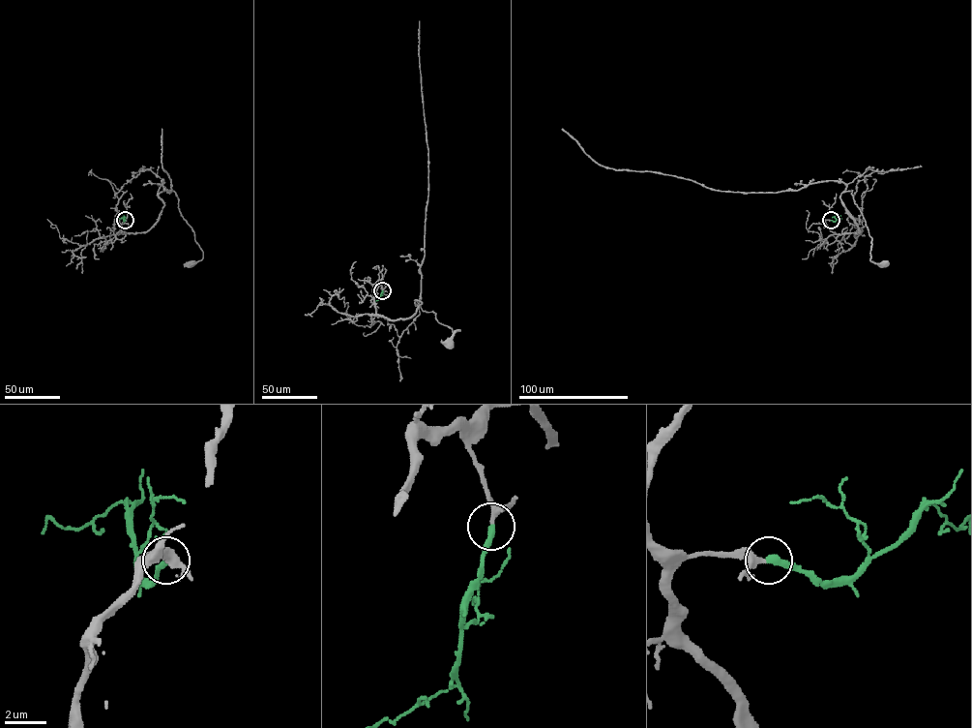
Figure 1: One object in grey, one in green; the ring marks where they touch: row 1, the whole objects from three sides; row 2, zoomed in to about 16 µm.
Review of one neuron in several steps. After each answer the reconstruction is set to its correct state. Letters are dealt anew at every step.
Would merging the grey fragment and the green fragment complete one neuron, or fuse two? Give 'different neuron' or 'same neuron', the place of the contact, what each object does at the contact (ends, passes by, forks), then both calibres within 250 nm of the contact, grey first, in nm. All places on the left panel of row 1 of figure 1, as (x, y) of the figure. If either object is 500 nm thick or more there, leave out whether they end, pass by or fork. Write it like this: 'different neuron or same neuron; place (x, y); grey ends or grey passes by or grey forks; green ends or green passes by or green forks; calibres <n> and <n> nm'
same neuron; place (125, 220); grey passes by; green ends; calibres 260 and 320 nm

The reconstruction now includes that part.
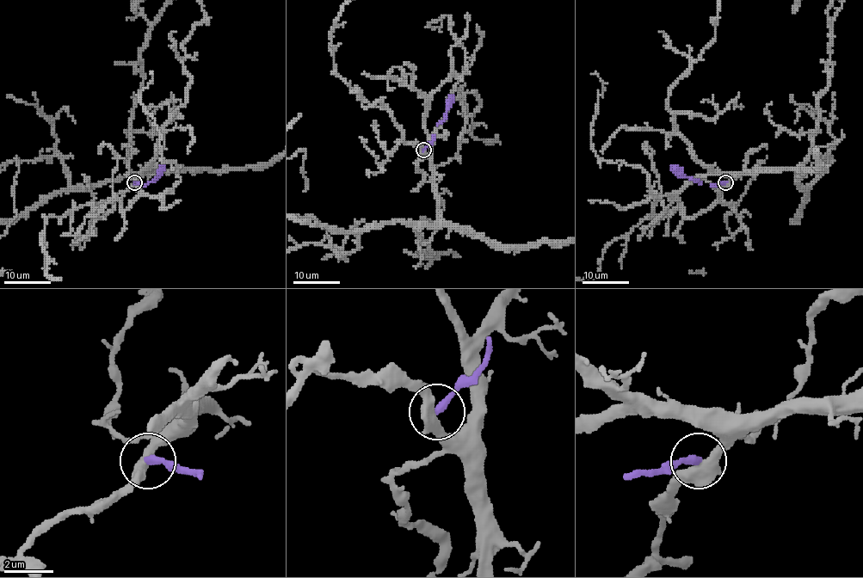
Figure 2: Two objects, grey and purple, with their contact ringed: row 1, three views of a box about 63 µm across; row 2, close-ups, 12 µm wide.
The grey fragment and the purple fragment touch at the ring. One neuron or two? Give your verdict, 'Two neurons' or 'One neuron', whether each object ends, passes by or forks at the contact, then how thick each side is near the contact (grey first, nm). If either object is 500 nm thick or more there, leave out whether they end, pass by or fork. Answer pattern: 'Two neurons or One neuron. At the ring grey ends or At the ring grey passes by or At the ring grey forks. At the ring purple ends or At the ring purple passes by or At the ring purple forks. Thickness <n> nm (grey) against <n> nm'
Two neurons. At the ring grey passes by. At the ring purple ends. Thickness 480 nm (grey) against 280 nm

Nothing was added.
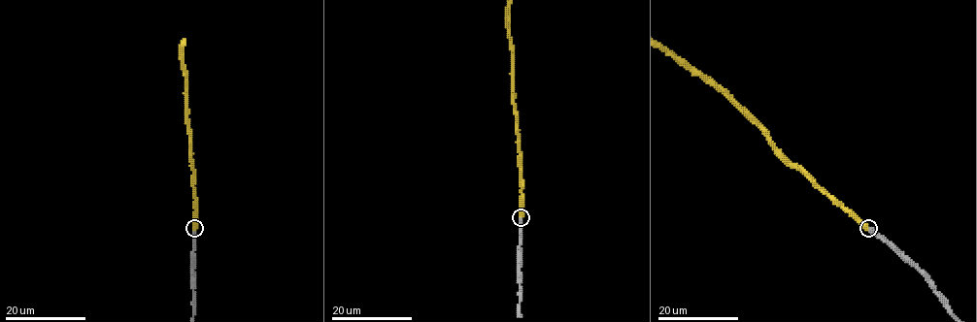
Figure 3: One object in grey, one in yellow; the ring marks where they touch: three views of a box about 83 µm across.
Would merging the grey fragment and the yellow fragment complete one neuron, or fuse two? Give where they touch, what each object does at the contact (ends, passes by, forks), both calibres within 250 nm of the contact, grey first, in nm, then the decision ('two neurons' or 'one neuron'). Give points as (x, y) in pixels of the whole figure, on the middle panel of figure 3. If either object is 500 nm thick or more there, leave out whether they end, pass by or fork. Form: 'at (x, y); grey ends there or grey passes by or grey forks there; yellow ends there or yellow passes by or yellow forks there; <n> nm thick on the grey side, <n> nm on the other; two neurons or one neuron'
at (521, 217); 650 nm thick on the grey side, 800 nm on the other; one neuron

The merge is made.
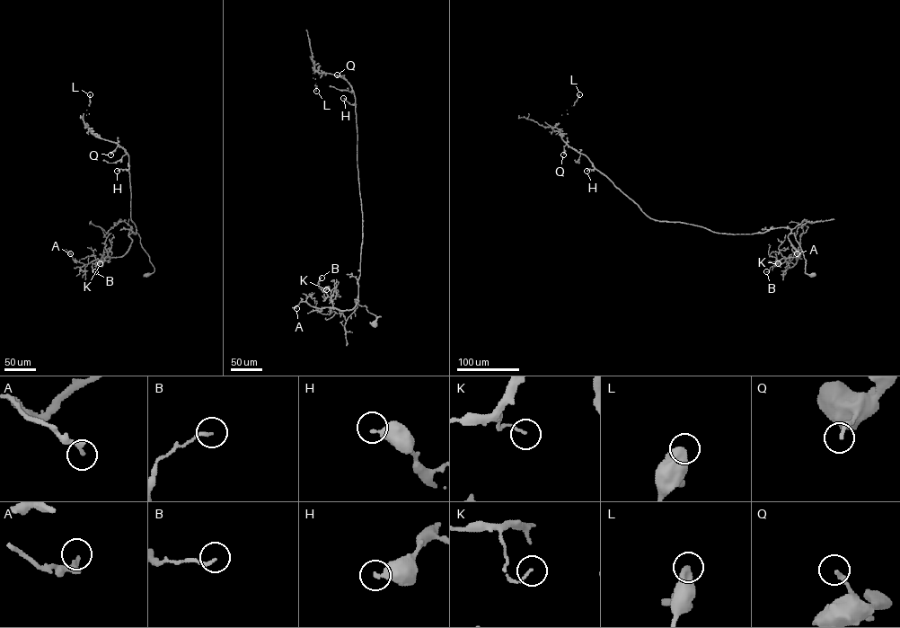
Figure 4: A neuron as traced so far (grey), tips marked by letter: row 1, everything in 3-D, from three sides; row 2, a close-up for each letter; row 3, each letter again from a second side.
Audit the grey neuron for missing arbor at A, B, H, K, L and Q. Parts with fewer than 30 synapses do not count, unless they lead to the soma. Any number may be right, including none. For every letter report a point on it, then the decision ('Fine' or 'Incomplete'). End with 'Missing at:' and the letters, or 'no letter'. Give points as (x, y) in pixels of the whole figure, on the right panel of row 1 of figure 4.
A: Place: (797, 253). Fine
B: Place: (766, 271). Fine
H: Place: (586, 171). Fine
K: Place: (778, 263). Fine
L: Place: (579, 94). Fine
Q: Place: (563, 154). Fine
Missing at: no letter

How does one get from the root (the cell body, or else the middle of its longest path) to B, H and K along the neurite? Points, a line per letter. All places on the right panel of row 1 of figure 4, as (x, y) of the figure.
B: (813, 274), (805, 273), (806, 260), (794, 233), (788, 237), (799, 257), (788, 258), (766, 271)
H: (813, 274), (805, 273), (806, 260), (788, 227), (731, 234), (655, 220), (596, 169), (586, 171)
K: (813, 274), (805, 273), (806, 260), (794, 233), (788, 237), (799, 257), (783, 258), (777, 260), (778, 263)

